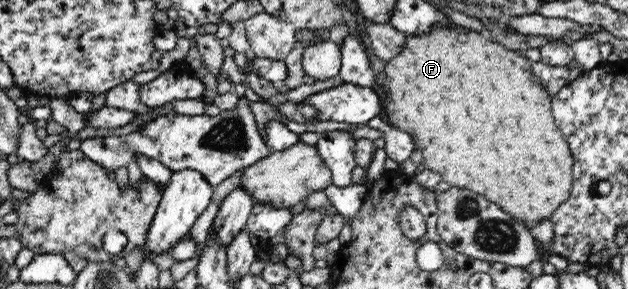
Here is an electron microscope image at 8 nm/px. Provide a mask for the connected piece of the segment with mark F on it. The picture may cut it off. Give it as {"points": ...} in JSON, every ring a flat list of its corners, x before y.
{"points":[[455,23,432,25,426,33,420,33,420,35,405,34,404,36,406,36,406,45,402,47,402,51,398,55,394,55,393,59,386,62,385,66,387,90,390,92,389,105,393,110,390,122,393,126,411,136,415,149,422,152,424,165,441,174,443,181,451,186,472,189,480,195,486,196,488,200,498,204,506,213,510,213,510,216,521,219,521,222,528,227,540,219,549,219,552,213,570,196,574,159,570,157,568,143,563,139,562,133,555,125,551,109,551,96,534,76,531,61,526,56,516,54,514,50,510,50,498,42,485,39,476,30,472,31]]}

